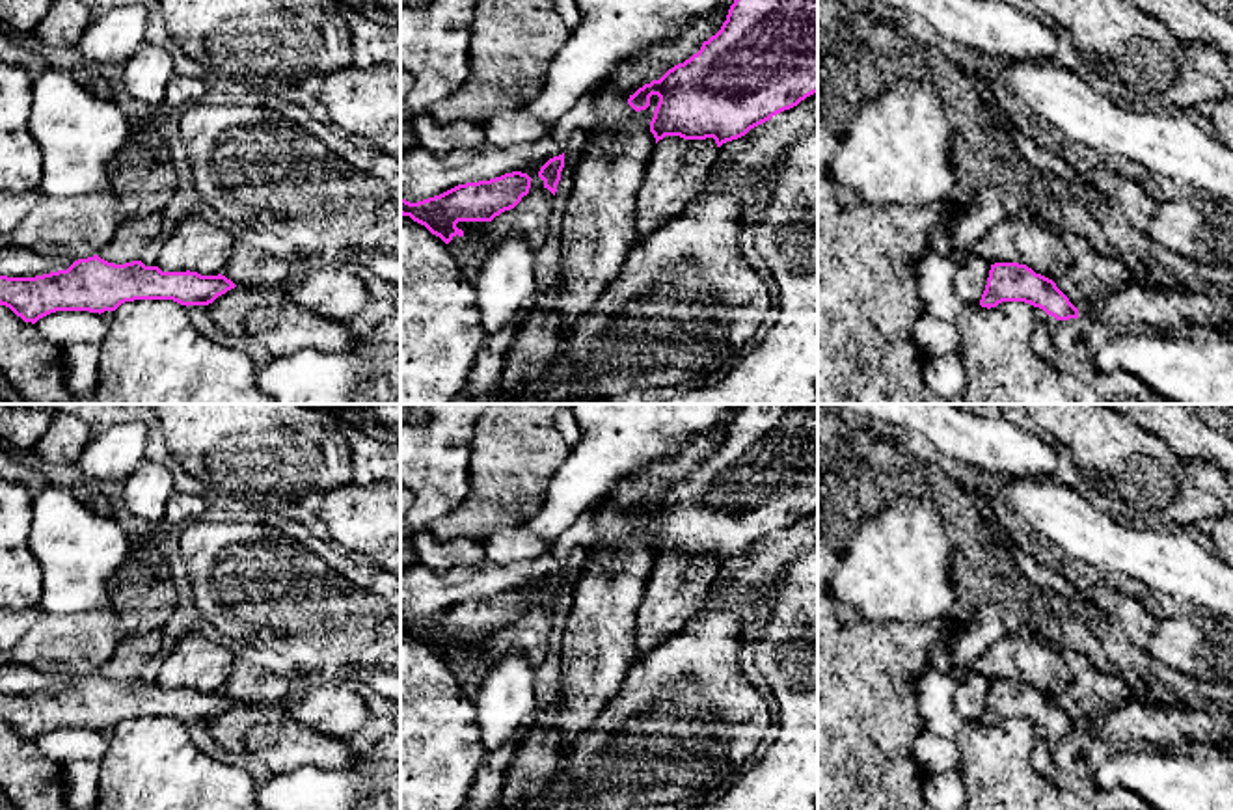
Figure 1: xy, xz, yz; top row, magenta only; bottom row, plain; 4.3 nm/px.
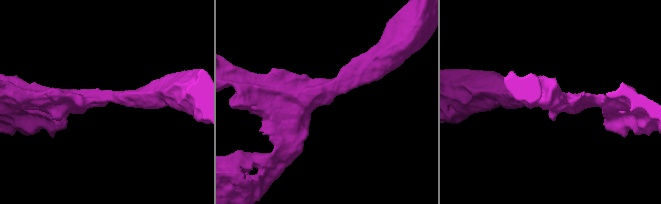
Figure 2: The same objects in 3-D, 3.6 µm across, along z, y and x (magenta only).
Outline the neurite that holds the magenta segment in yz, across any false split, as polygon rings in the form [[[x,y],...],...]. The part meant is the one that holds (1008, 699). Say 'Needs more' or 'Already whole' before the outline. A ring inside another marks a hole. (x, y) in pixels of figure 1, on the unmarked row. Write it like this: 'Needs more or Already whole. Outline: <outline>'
Already whole. Outline: [[[1019,680],[991,682],[980,722],[991,726],[1002,719],[1030,721],[1056,737],[1078,736],[1078,726],[1052,696]]]

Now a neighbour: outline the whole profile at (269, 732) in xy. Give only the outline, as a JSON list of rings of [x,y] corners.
[[[235,704],[207,726],[220,749],[257,758],[272,775],[304,765],[348,769],[359,758],[343,739],[298,722],[283,704]]]

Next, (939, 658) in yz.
[[[954,626],[946,629],[946,633],[929,648],[928,659],[931,668],[937,668],[941,672],[950,672],[952,668],[952,657],[948,654],[948,646],[954,641]]]

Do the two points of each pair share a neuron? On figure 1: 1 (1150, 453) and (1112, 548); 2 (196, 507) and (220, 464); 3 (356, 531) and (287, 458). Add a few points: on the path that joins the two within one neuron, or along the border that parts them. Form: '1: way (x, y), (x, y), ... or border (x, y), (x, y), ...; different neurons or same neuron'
1: border (1122, 520), (1133, 526), (1166, 527); different neurons
2: border (205, 492), (211, 499); different neurons
3: border (351, 483), (334, 486), (325, 494); different neurons

